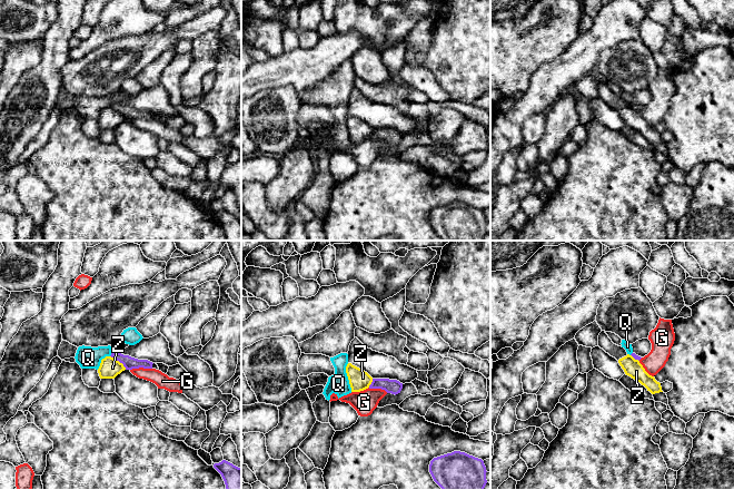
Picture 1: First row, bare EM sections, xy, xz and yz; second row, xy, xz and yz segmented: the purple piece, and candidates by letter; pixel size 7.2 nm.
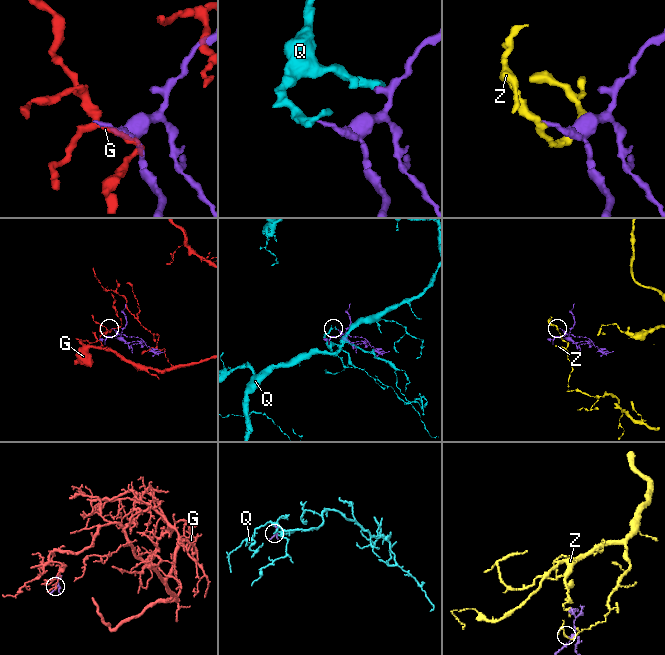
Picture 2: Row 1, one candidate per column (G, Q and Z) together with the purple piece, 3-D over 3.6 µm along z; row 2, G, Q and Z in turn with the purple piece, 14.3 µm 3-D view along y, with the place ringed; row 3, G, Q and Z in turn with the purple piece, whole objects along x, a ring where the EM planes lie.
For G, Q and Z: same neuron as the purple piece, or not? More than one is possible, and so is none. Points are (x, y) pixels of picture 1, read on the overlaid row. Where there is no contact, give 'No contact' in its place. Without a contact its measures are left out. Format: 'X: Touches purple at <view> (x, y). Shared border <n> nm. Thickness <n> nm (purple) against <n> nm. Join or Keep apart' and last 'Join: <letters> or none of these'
G: Touches purple at xy (140, 366). Shared border 160 nm. Thickness 90 nm (purple) against 110 nm. Keep apart
Q: Touches purple at xy (111, 354). Shared border 40 nm. Thickness 90 nm (purple) against 160 nm. Keep apart
Z: Touches purple at xy (119, 361). Shared border 160 nm. Thickness 90 nm (purple) against 150 nm. Keep apart
Join: none of these

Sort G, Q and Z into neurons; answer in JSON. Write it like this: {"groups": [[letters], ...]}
{"groups": [["G"], ["Q"], ["Z"]]}

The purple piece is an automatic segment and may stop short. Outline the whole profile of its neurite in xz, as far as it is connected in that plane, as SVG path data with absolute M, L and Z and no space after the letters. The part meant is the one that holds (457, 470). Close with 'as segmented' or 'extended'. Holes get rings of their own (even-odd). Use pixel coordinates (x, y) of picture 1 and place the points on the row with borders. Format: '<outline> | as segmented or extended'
M460 451L434 458L429 472L443 490L484 490L487 483L484 461Z | as segmented

